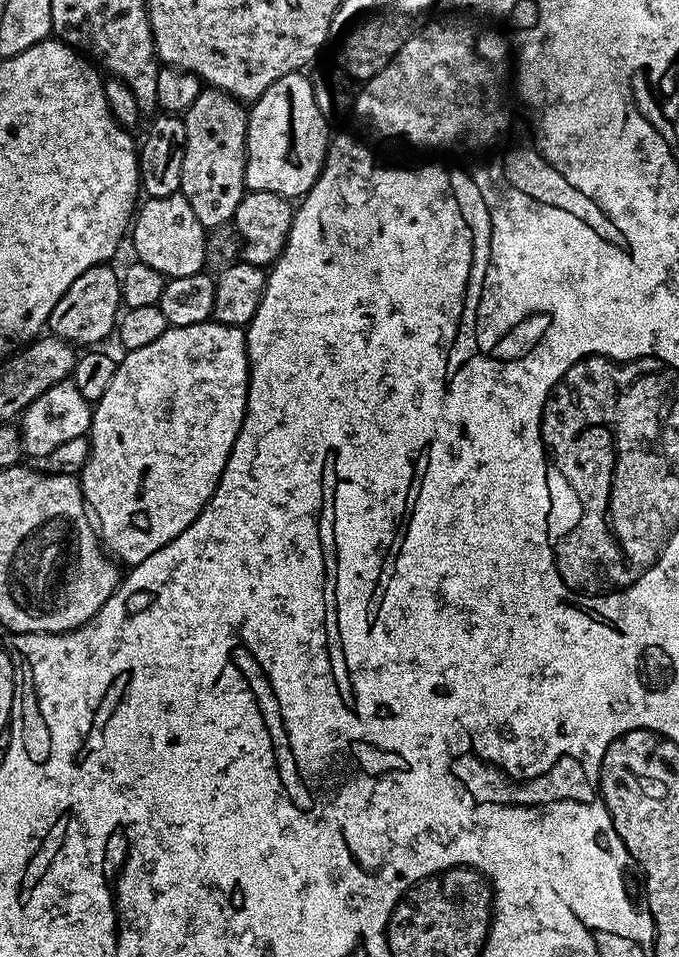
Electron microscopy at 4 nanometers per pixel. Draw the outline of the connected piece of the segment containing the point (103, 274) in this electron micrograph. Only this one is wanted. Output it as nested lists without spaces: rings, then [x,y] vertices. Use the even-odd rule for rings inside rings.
[[[105,262],[98,266],[90,266],[74,282],[70,282],[70,290],[58,298],[58,306],[50,310],[50,318],[46,325],[47,331],[65,340],[67,344],[81,346],[96,346],[99,340],[113,335],[118,323],[118,317],[122,312],[122,301],[120,298],[120,272],[112,269],[111,263]]]

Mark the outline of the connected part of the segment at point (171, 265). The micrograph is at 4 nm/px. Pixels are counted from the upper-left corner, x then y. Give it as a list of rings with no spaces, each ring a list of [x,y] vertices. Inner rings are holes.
[[[180,191],[169,197],[147,197],[130,225],[130,244],[132,240],[135,259],[150,266],[150,270],[158,270],[165,278],[194,274],[204,268],[205,235],[202,222],[198,222],[190,202],[186,202]]]

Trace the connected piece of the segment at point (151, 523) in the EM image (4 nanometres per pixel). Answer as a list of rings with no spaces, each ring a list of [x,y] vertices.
[[[195,324],[194,326],[168,327],[162,338],[142,346],[142,350],[124,352],[114,370],[114,378],[110,378],[110,387],[100,400],[95,401],[92,410],[92,430],[88,433],[88,461],[78,473],[80,489],[84,502],[88,505],[95,523],[98,525],[98,535],[103,547],[121,565],[135,566],[141,564],[150,554],[154,554],[162,546],[166,546],[178,534],[190,526],[198,518],[198,514],[210,502],[218,482],[222,478],[222,470],[230,458],[230,450],[238,438],[238,430],[242,430],[242,422],[246,414],[248,401],[248,338],[243,327],[235,324]]]

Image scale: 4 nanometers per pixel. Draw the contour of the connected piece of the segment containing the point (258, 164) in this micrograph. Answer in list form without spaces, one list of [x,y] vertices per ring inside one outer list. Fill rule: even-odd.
[[[303,71],[291,72],[270,86],[248,108],[248,157],[244,186],[248,192],[269,192],[303,198],[324,168],[330,143],[330,121],[314,102],[312,81]]]

